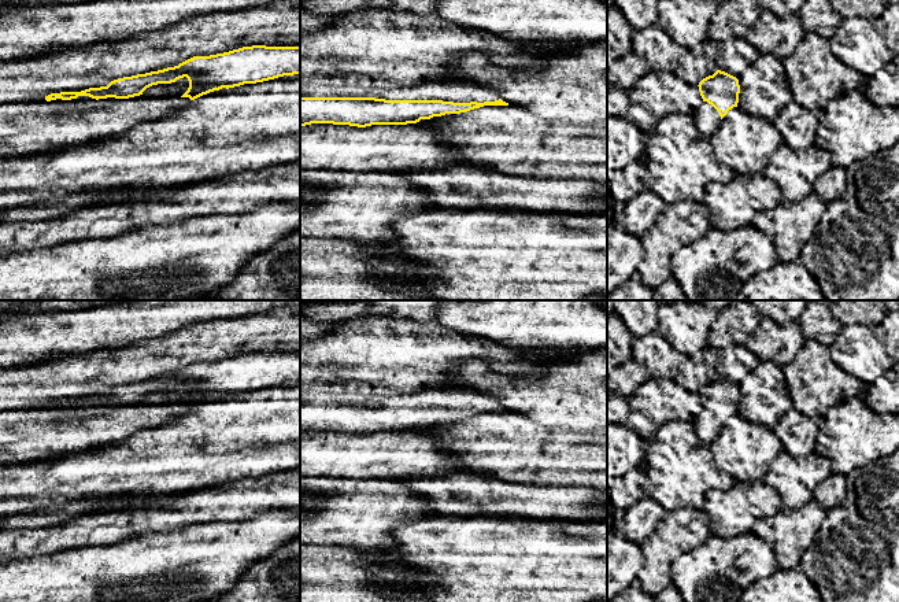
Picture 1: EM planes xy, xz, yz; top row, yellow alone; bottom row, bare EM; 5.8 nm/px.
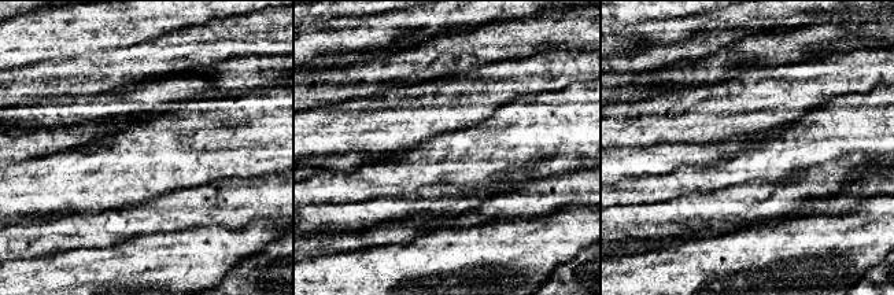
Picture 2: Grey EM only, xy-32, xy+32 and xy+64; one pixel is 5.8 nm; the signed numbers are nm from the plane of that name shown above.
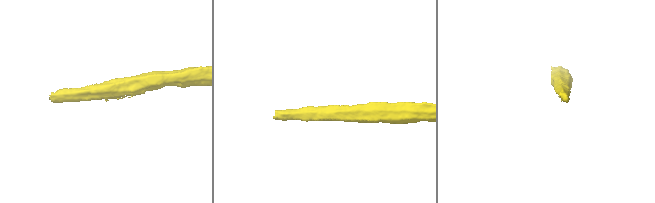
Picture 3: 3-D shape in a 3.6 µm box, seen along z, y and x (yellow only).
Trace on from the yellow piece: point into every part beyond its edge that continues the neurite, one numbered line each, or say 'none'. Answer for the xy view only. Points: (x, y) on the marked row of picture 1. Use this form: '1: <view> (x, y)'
none

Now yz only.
1: yz (706, 118)

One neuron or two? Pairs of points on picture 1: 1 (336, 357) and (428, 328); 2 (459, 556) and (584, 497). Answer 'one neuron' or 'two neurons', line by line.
1: one neuron
2: two neurons

